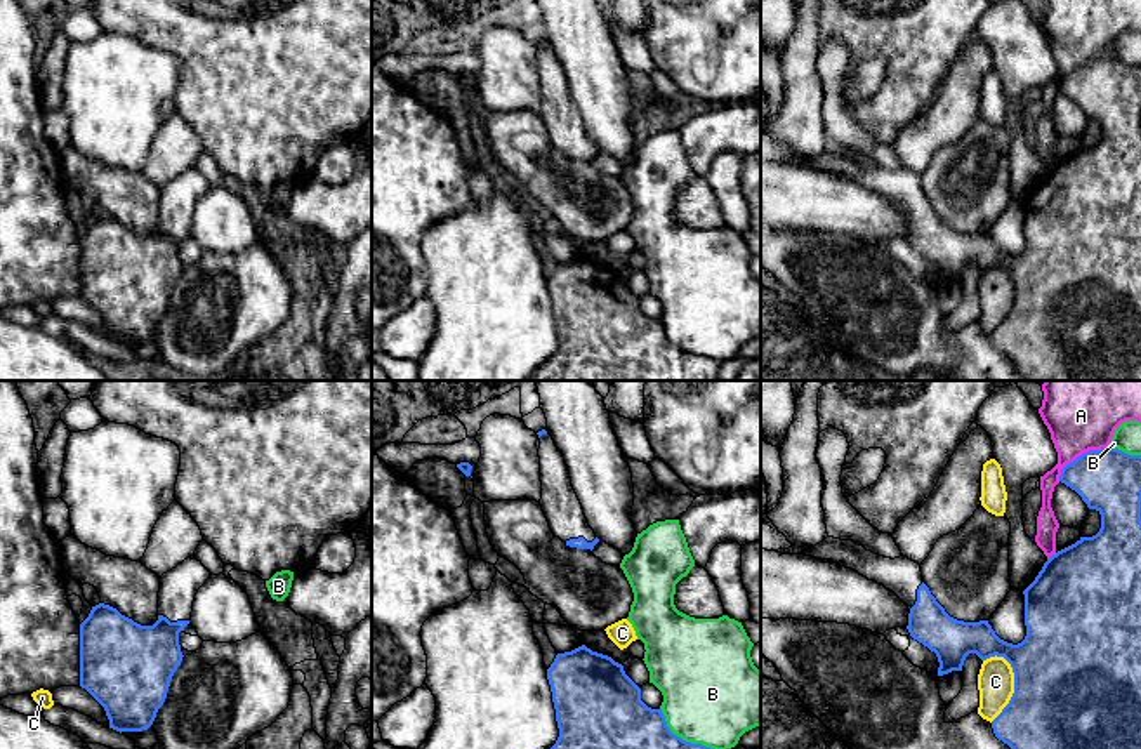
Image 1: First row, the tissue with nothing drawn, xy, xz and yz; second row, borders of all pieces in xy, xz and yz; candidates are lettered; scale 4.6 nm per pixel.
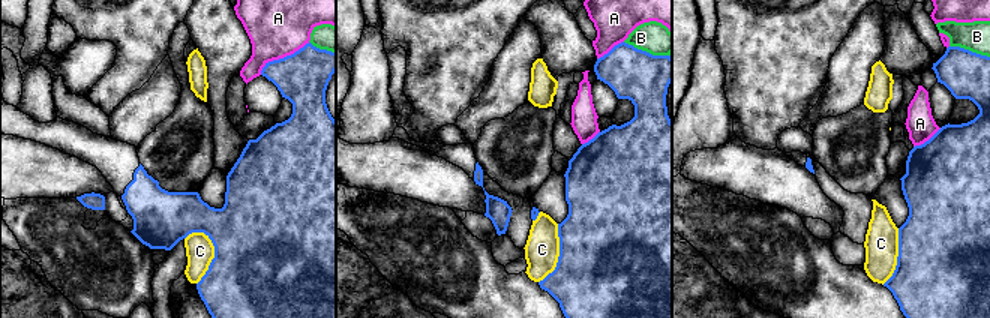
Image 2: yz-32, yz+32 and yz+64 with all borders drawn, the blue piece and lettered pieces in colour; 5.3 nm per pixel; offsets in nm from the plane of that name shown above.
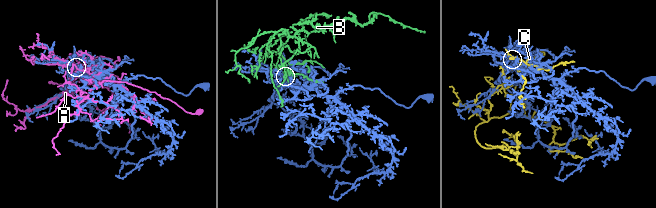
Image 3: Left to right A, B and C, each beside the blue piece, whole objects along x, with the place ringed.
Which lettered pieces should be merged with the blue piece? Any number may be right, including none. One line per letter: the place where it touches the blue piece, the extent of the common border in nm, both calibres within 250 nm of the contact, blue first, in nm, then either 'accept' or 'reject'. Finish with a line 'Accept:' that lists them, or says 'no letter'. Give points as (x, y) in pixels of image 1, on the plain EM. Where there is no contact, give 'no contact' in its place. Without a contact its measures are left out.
A: yz (1082, 65) | 300 nm | 300/280 nm | reject
B: xz (685, 351) | 360 nm | 460/460 nm | reject
C: yz (1015, 298) | 320 nm | 500/180 nm | reject
Accept: no letter

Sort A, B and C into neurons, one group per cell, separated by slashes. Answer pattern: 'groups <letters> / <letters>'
groups A / B / C

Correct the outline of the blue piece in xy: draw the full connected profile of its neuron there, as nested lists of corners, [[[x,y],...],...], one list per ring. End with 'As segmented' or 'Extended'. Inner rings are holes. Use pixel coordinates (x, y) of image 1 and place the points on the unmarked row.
[[[191,167],[160,188],[158,231],[153,236],[141,236],[104,214],[92,217],[80,235],[80,297],[104,318],[109,339],[122,344],[153,335],[184,268],[179,243],[189,235],[195,207],[208,189],[210,182]]]. Extended

